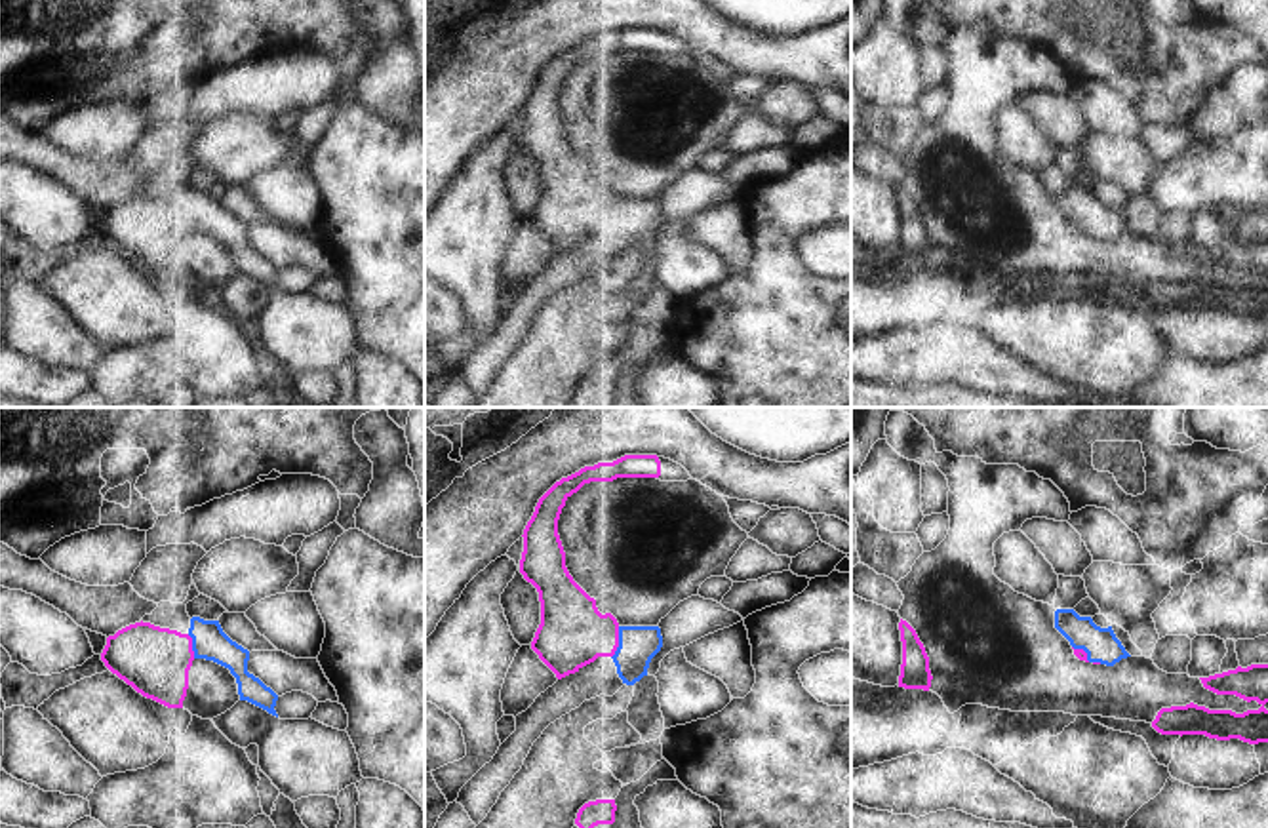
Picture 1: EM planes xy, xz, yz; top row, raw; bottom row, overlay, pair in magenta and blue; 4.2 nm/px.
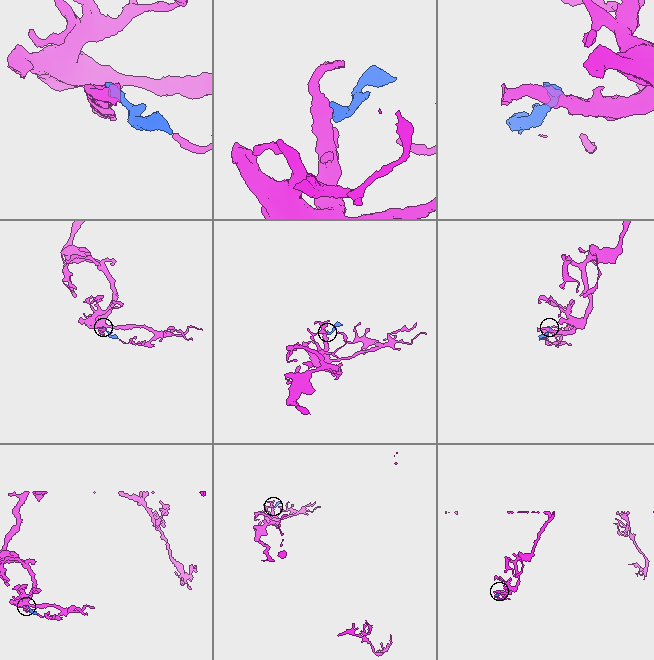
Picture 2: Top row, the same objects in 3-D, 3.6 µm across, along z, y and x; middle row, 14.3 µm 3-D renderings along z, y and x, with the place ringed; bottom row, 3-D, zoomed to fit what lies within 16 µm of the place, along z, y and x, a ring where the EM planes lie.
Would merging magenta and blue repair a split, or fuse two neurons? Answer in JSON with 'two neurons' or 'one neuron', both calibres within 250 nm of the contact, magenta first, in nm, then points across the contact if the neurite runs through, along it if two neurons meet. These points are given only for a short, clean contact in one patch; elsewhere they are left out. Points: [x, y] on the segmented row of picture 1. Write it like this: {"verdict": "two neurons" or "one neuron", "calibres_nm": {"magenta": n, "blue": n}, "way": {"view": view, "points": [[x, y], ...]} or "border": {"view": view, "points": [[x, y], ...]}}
{"verdict": "one neuron", "calibres_nm": {"magenta": 280, "blue": 160}, "way": {"view": "xz", "points": [[572, 634], [598, 634], [617, 642], [636, 644]]}}

